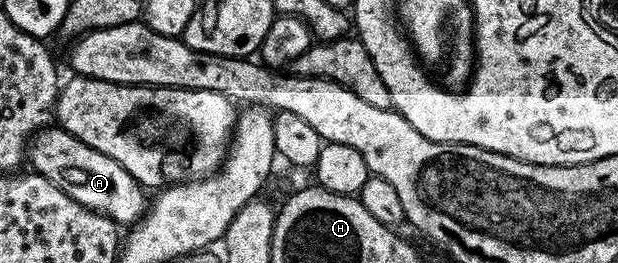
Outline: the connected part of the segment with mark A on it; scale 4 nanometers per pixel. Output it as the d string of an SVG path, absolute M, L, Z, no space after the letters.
M48 126L35 133L25 156L35 167L32 169L38 175L49 178L57 190L65 190L65 194L69 194L75 202L81 202L81 206L108 216L120 226L138 224L149 207L148 197L143 197L143 185L138 184L120 164L113 162L113 158L101 154L101 150L93 150L93 146L81 142L64 128Z

